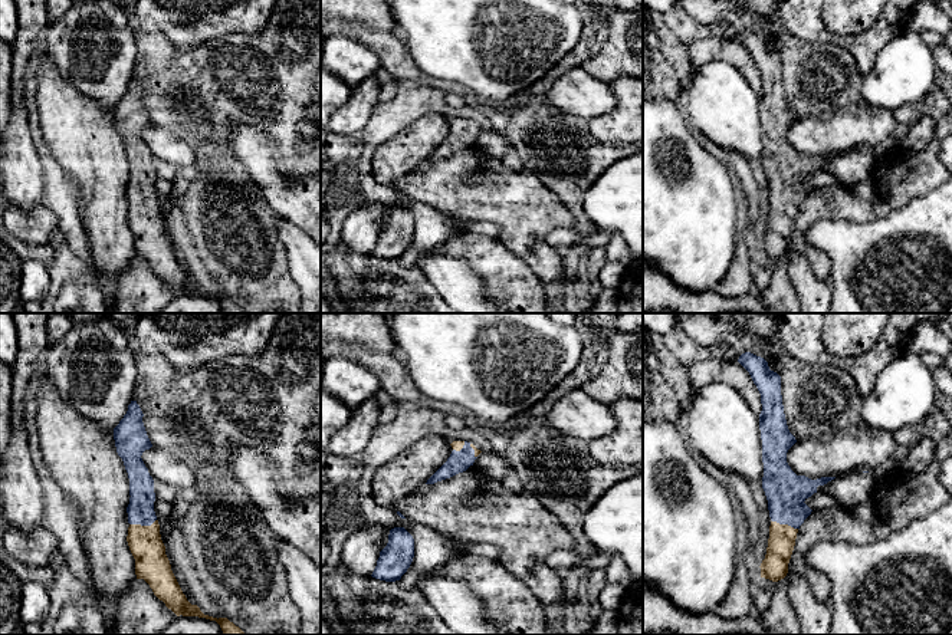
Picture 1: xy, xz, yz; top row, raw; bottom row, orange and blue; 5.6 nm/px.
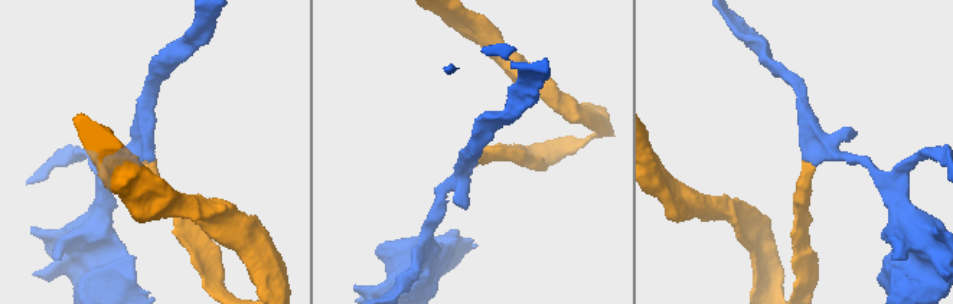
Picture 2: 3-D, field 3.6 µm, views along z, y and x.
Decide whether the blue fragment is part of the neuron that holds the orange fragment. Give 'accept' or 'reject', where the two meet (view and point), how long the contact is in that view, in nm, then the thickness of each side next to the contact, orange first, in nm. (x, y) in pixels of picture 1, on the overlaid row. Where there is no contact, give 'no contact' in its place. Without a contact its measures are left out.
accept; meets orange in xy at (143, 526); contact 160 nm long; 190 nm thick on the orange side, 150 nm on the other

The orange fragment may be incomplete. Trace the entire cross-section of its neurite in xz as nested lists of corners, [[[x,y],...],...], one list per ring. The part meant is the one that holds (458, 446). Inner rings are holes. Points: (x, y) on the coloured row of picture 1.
[[[453,441],[452,454],[447,461],[427,480],[426,484],[434,484],[437,481],[450,478],[459,473],[466,471],[473,465],[477,455],[482,453],[473,444],[467,441]]]

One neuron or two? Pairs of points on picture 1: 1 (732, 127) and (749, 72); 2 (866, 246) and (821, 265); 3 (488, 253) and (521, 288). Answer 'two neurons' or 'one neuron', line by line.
1: two neurons
2: two neurons
3: one neuron

